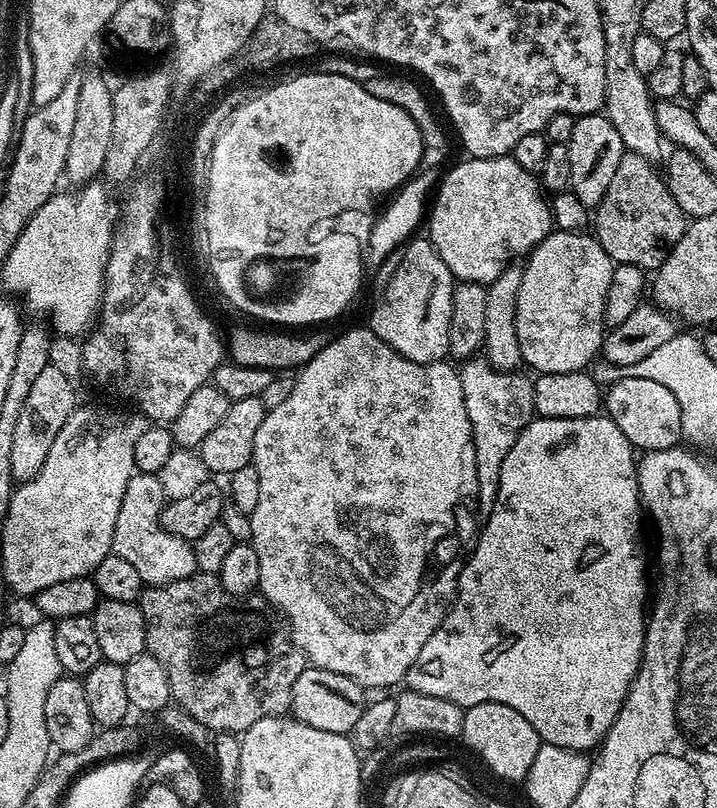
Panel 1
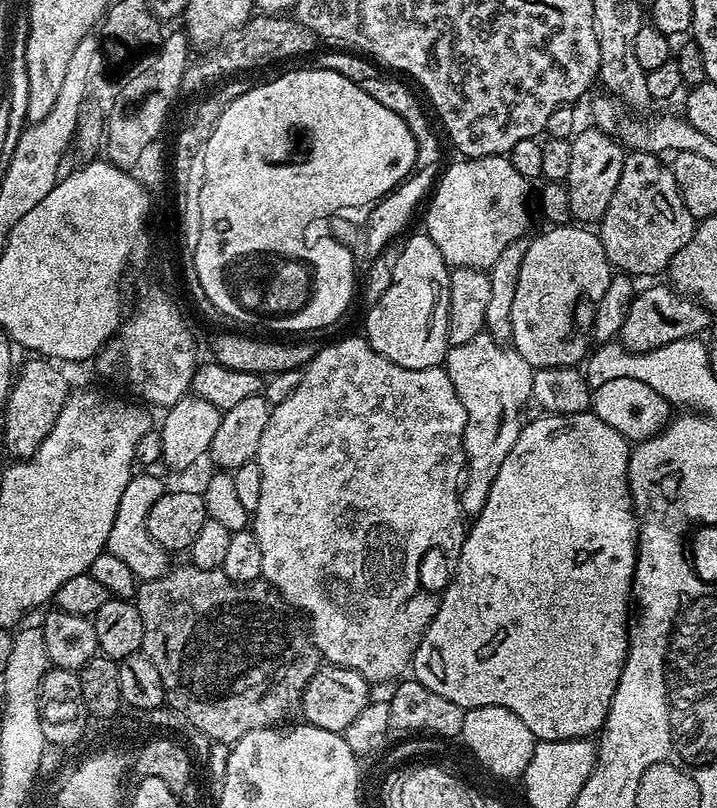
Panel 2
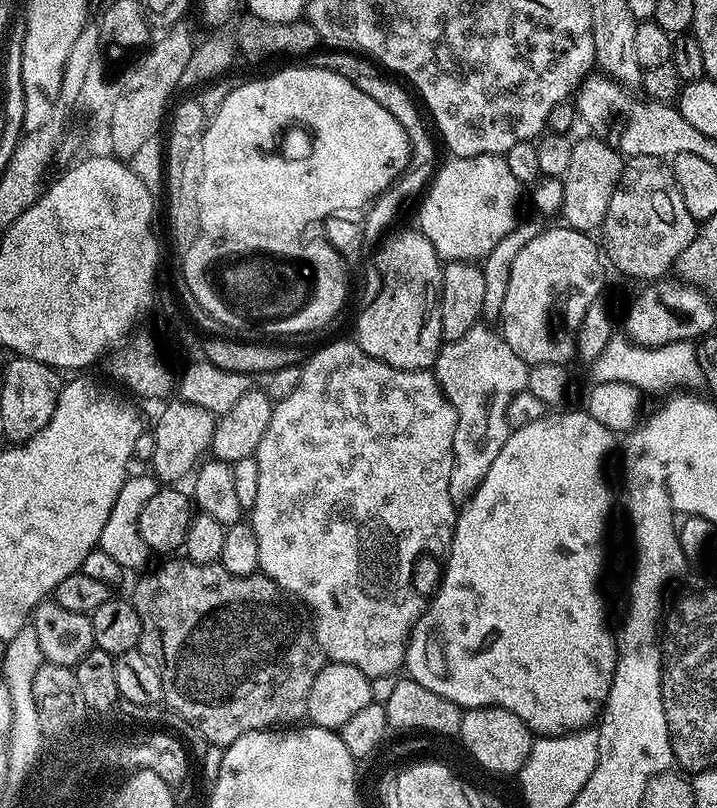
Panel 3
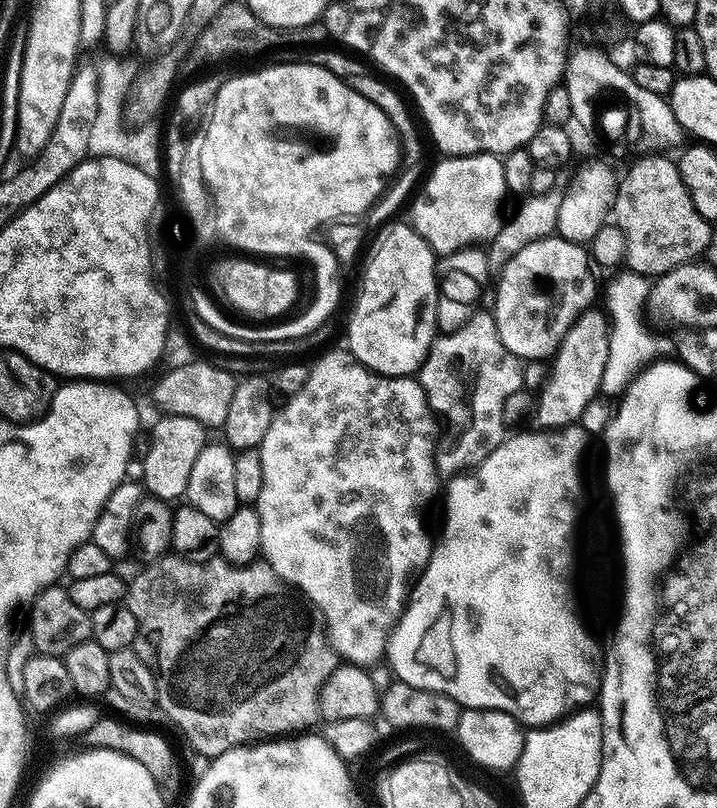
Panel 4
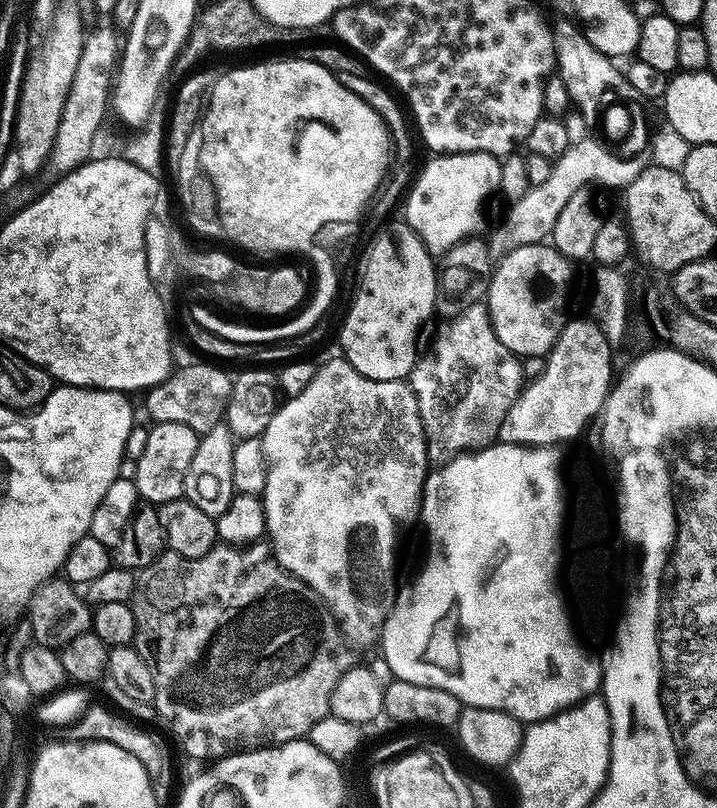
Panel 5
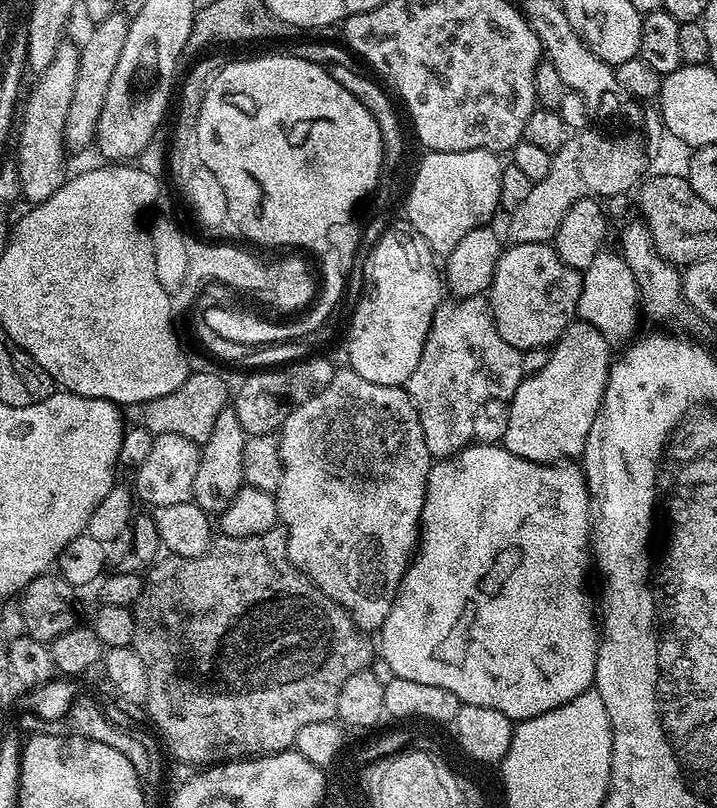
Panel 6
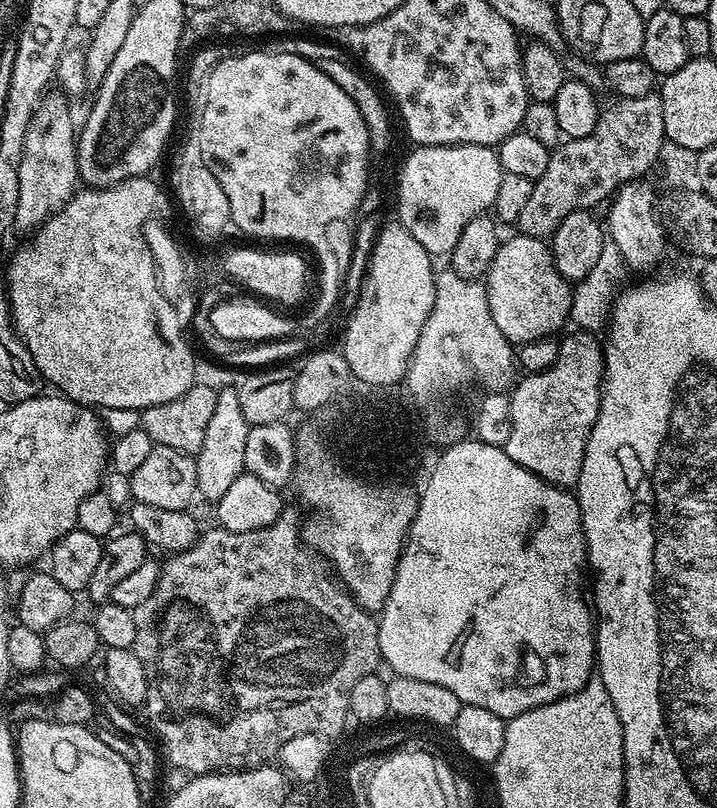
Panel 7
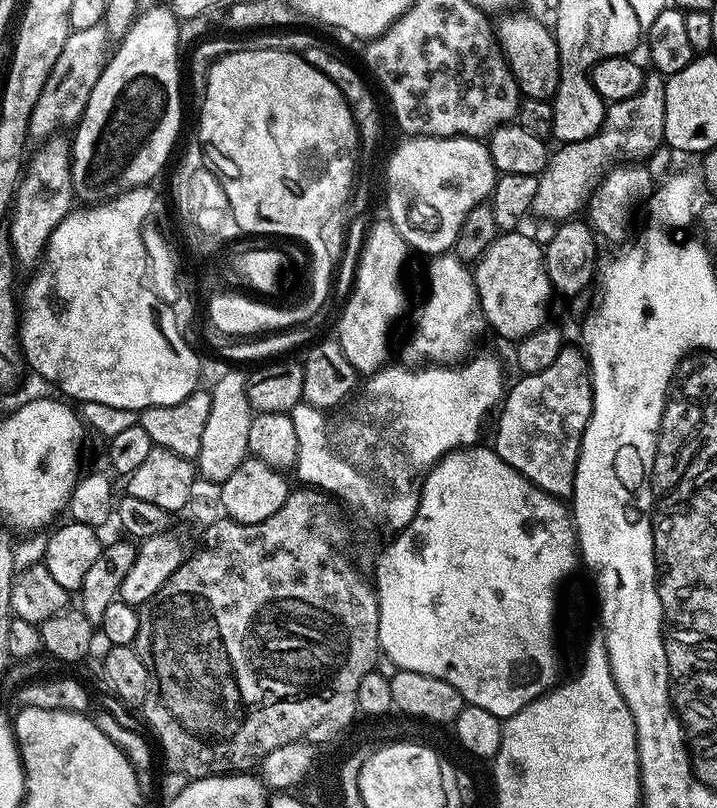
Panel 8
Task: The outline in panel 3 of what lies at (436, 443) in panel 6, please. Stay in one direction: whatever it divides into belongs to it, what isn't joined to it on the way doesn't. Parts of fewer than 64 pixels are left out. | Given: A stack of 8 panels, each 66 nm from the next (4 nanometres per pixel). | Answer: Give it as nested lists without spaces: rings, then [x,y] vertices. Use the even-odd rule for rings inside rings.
[[[487,323],[475,324],[470,331],[462,334],[462,338],[447,341],[436,355],[434,375],[444,392],[444,397],[454,406],[458,414],[458,426],[454,430],[454,450],[452,451],[452,464],[450,476],[452,478],[454,492],[457,497],[464,498],[476,492],[478,486],[486,478],[490,466],[494,466],[494,458],[498,458],[498,450],[508,440],[510,425],[508,425],[508,407],[516,395],[523,393],[528,387],[529,365],[524,363],[523,358],[514,354],[510,346],[505,342],[503,335],[492,328],[487,328]],[[482,412],[490,412],[490,428],[488,436],[484,436],[484,416]]]

